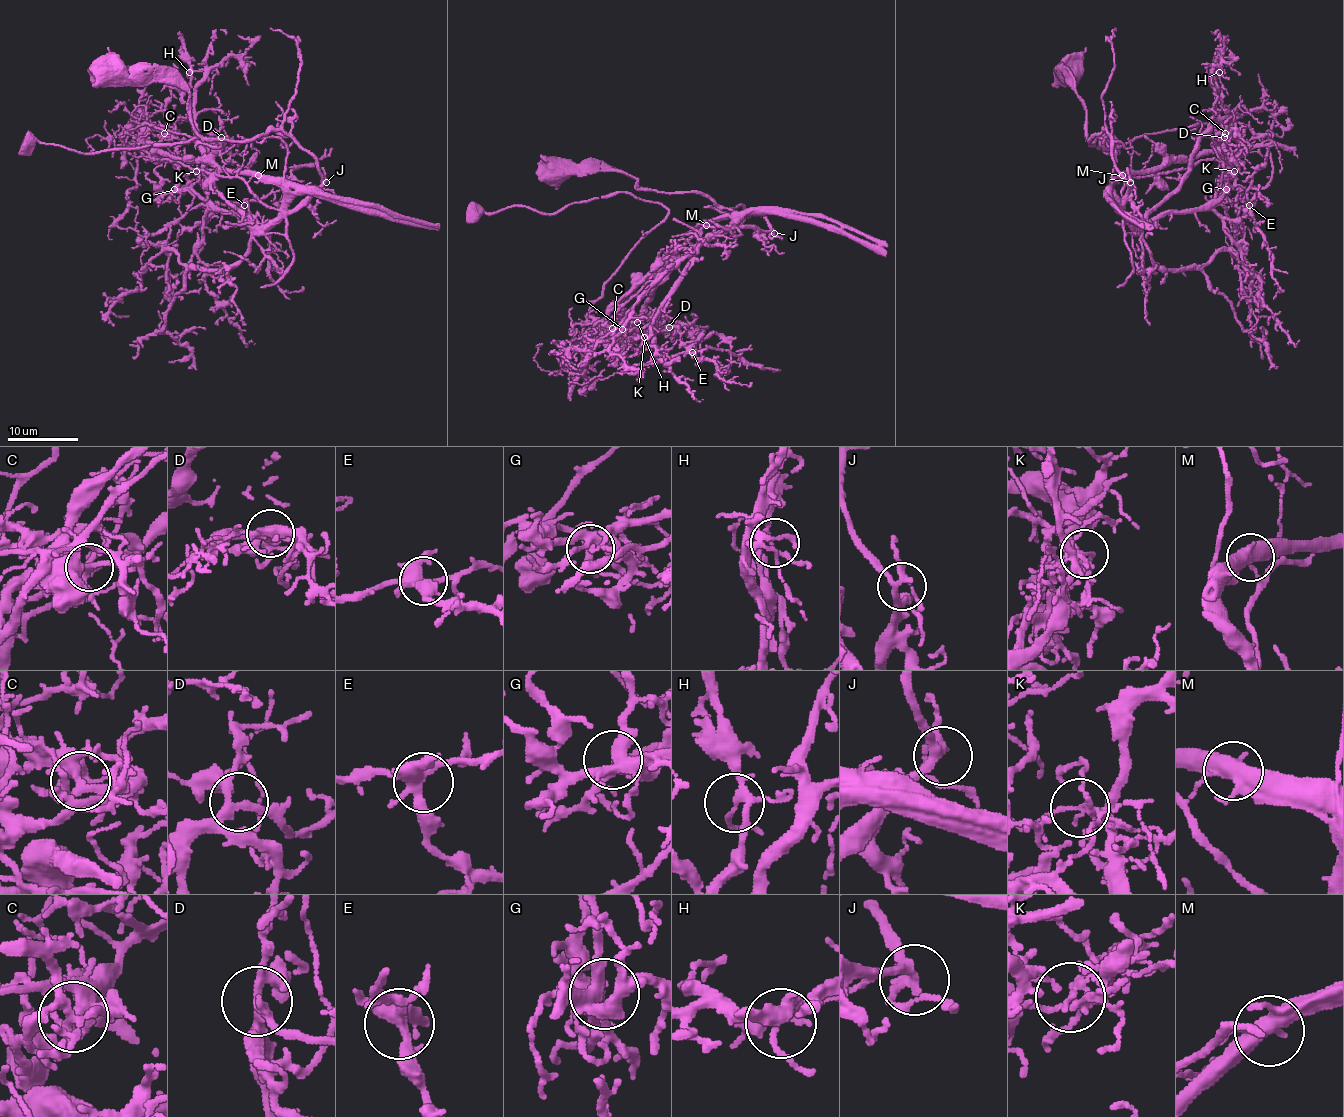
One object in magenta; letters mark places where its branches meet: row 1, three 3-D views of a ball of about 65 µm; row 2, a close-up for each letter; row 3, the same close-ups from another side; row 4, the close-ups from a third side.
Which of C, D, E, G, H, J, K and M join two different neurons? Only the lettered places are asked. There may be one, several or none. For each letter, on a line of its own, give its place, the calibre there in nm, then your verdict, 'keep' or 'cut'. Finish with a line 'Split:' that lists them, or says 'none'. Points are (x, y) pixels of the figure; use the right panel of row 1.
C: (1225, 133) | 320 nm | cut
D: (1224, 137) | 240 nm | keep
E: (1249, 205) | 400 nm | keep
G: (1226, 189) | 360 nm | keep
H: (1219, 72) | 180 nm | keep
J: (1130, 182) | 240 nm | keep
K: (1234, 171) | 140 nm | cut
M: (1122, 175) | 440 nm | cut
Split: C, K, M

